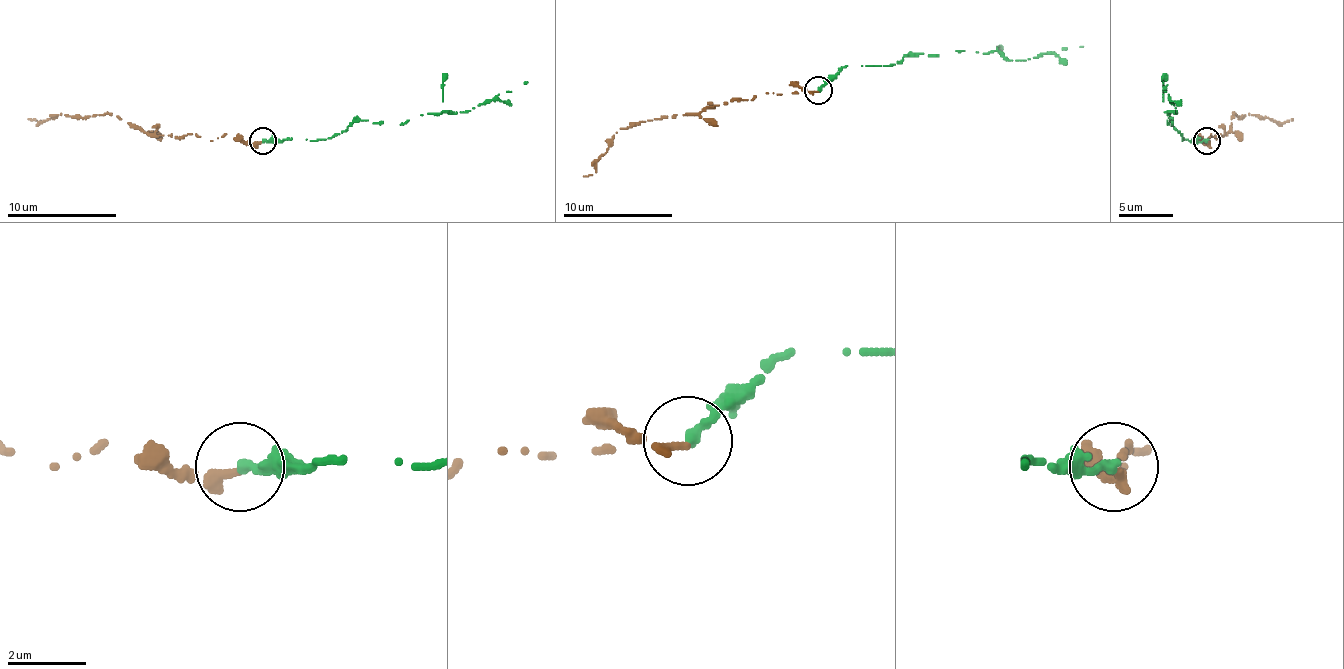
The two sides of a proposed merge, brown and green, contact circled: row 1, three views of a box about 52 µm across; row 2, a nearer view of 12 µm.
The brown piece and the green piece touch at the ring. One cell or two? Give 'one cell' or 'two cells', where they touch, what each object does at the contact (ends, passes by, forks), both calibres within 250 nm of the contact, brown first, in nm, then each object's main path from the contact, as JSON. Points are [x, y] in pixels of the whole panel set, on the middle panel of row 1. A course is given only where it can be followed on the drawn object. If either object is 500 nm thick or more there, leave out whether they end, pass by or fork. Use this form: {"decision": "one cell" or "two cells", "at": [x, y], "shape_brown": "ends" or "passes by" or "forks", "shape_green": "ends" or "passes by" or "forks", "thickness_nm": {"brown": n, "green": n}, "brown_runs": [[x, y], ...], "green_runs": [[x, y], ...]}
{"decision": "one cell", "at": [818, 90], "shape_brown": "ends", "shape_green": "ends", "thickness_nm": {"brown": 280, "green": 260}, "brown_runs": [[817, 91], [766, 93], [700, 113], [629, 123], [613, 134], [596, 162], [596, 173], [583, 175]], "green_runs": [[817, 91], [845, 66], [885, 66], [915, 53], [997, 50], [1011, 61], [1025, 61], [1082, 47]]}

